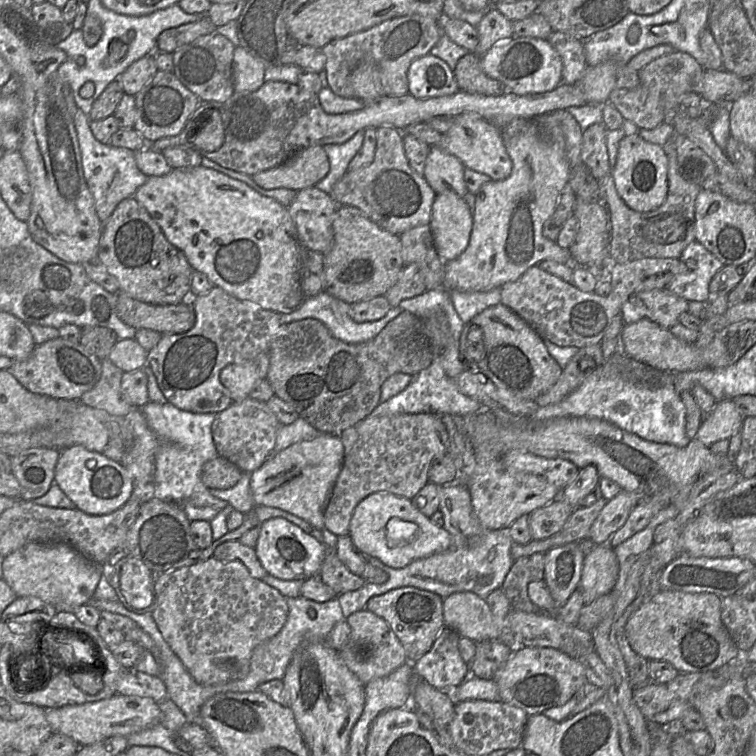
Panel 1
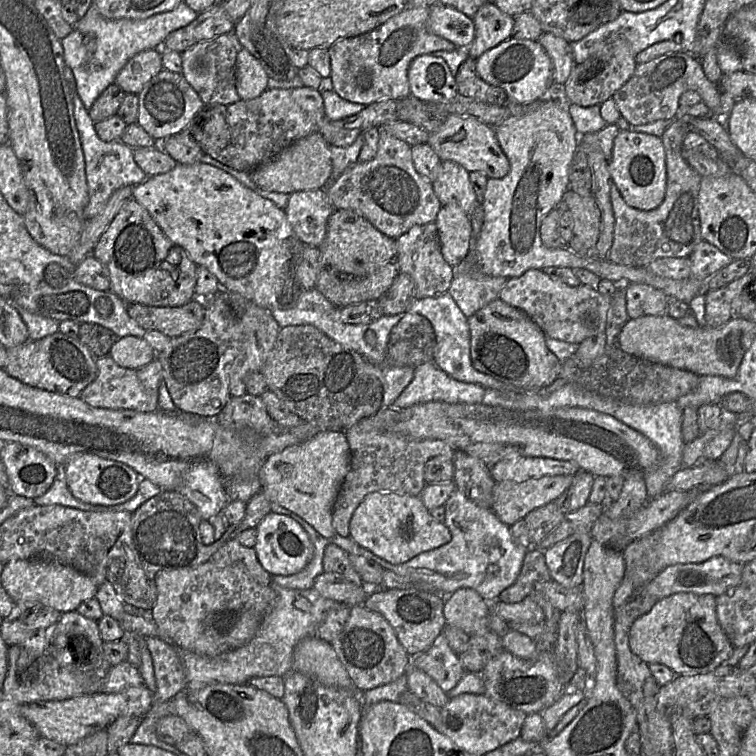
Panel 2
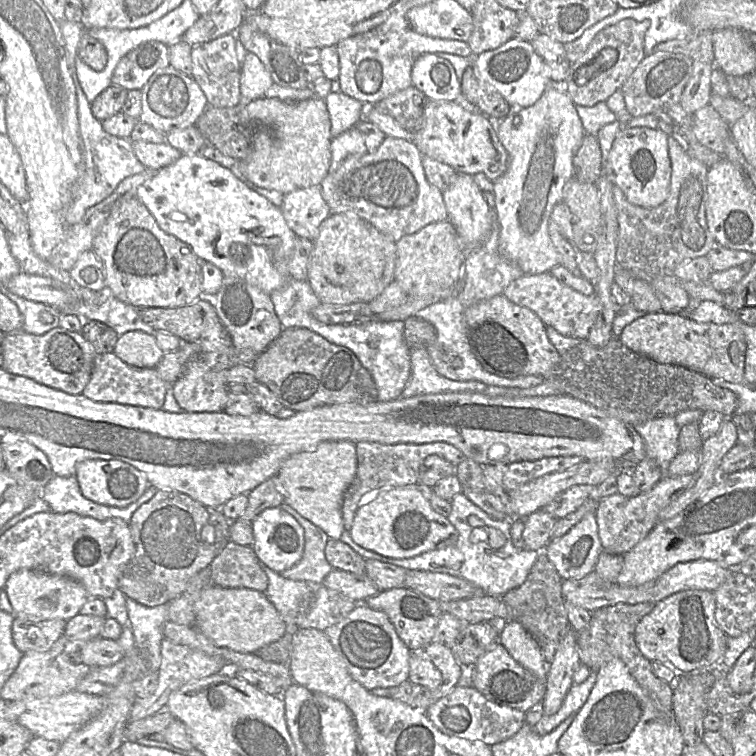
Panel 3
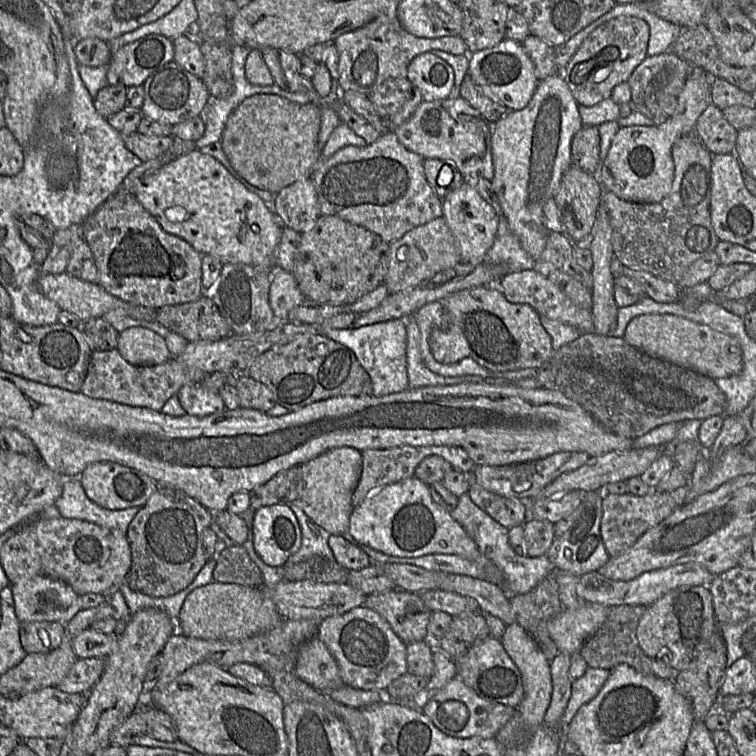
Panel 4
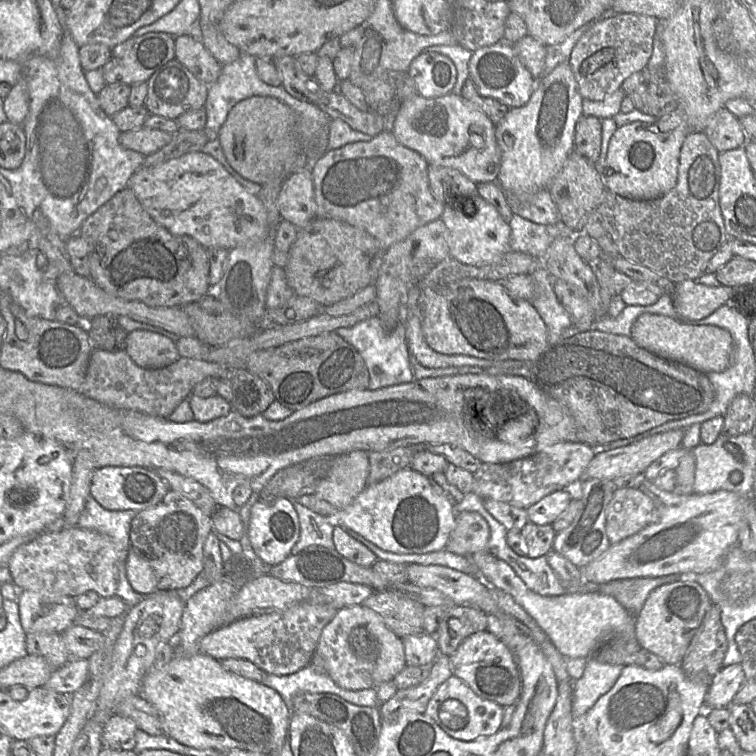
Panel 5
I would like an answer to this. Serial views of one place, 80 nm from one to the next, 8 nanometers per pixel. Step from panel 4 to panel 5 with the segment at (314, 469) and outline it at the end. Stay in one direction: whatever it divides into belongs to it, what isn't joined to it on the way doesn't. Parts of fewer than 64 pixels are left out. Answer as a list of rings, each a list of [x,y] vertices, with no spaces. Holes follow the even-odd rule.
[[[364,451],[333,456],[327,474],[316,487],[315,495],[337,510],[344,509],[365,489],[368,473],[368,453]]]

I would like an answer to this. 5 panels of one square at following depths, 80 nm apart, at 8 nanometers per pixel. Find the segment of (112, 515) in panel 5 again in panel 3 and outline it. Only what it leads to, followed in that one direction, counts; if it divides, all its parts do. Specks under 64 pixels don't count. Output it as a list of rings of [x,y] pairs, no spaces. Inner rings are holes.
[[[54,476],[41,490],[39,498],[47,502],[51,511],[55,513],[73,512],[100,521],[120,518],[129,522],[134,512],[148,502],[157,491],[157,488],[150,485],[138,500],[126,507],[106,506],[85,498],[75,476]]]

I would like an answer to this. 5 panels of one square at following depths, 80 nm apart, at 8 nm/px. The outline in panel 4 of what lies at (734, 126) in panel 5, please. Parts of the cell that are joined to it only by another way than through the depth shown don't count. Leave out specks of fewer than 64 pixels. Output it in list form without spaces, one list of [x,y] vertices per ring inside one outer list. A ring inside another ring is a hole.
[[[713,103],[699,116],[694,134],[712,155],[735,151],[737,130],[727,121],[722,110]]]

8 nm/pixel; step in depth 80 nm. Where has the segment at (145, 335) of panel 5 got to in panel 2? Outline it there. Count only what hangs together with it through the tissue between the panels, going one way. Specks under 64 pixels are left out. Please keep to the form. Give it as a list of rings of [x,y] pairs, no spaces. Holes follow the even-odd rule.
[[[143,337],[118,338],[108,354],[123,368],[139,370],[156,359],[157,352]]]

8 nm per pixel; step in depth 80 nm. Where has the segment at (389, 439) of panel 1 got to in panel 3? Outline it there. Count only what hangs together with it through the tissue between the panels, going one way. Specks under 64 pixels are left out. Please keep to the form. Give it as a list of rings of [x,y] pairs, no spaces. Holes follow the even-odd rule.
[[[361,441],[355,444],[357,452],[357,472],[354,480],[345,492],[342,504],[342,518],[345,531],[350,531],[355,513],[370,493],[378,489],[387,489],[407,485],[419,485],[419,470],[422,462],[430,455],[438,455],[457,466],[467,457],[455,446],[446,442],[425,444],[381,444]]]

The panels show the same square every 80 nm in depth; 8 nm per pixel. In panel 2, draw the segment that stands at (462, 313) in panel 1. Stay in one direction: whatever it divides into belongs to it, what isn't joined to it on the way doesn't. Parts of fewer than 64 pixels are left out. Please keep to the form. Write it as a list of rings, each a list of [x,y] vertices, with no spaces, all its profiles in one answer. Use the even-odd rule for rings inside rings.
[[[476,238],[473,239],[465,259],[454,267],[454,278],[448,290],[467,318],[499,298],[508,281],[506,277],[491,276],[482,272],[474,248],[475,241]]]

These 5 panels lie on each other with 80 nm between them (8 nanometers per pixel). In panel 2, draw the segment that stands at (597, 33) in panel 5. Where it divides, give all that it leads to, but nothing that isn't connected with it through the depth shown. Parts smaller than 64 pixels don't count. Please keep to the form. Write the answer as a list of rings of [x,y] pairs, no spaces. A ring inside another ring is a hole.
[[[621,33],[610,35],[601,43],[601,47],[584,62],[576,63],[568,80],[564,84],[564,93],[570,104],[583,107],[601,105],[612,98],[634,74],[637,67],[635,56],[627,39]]]

